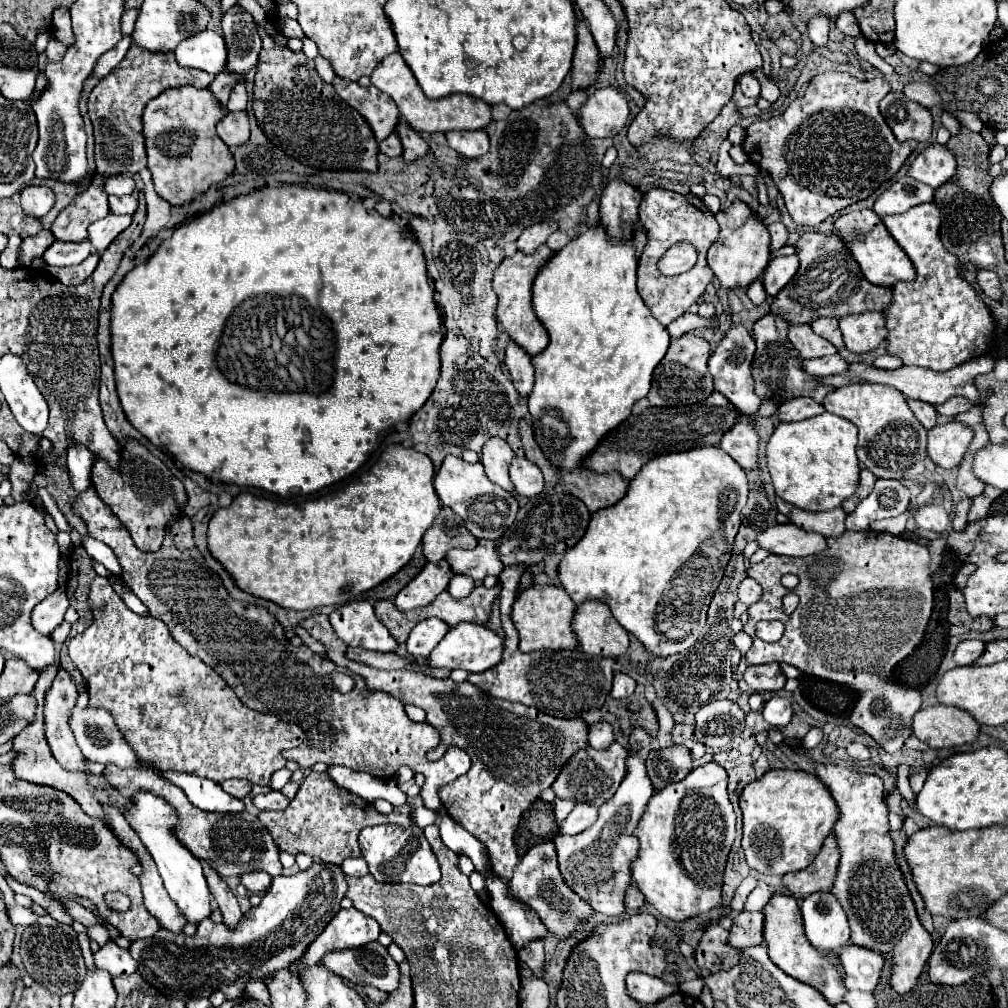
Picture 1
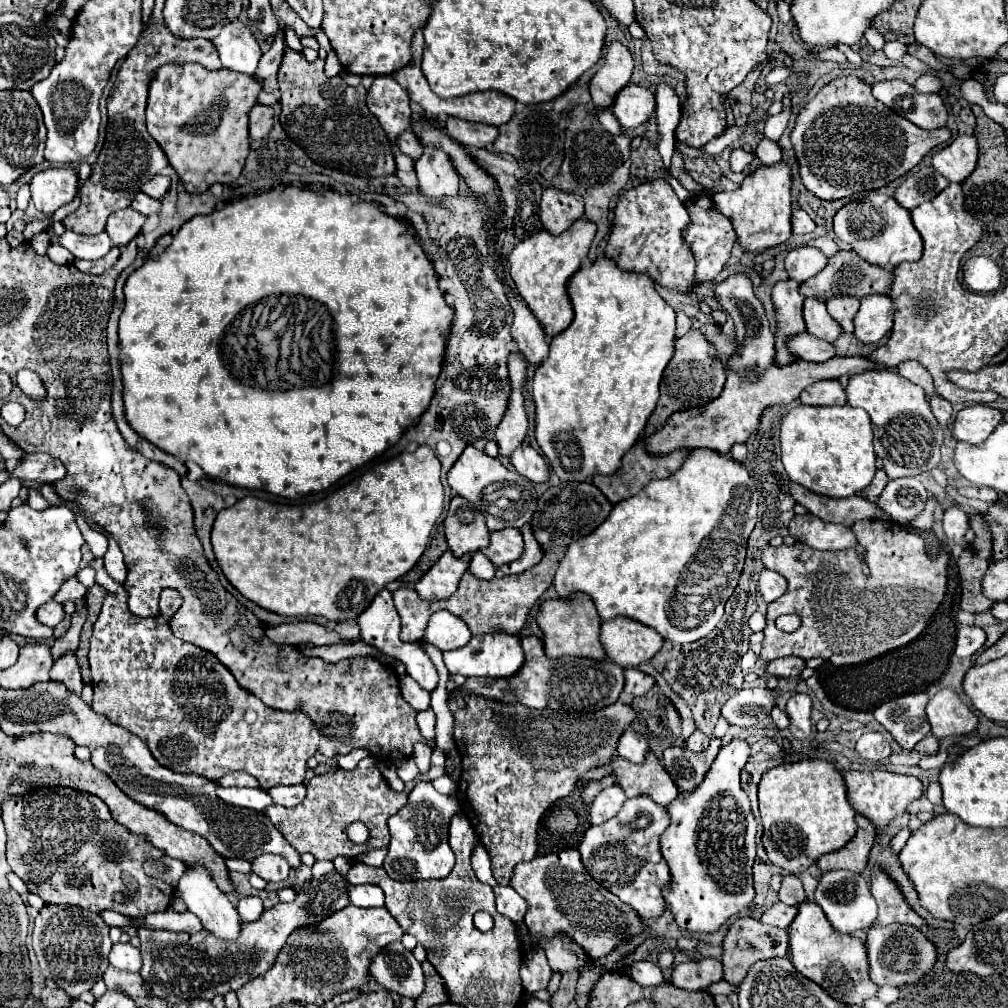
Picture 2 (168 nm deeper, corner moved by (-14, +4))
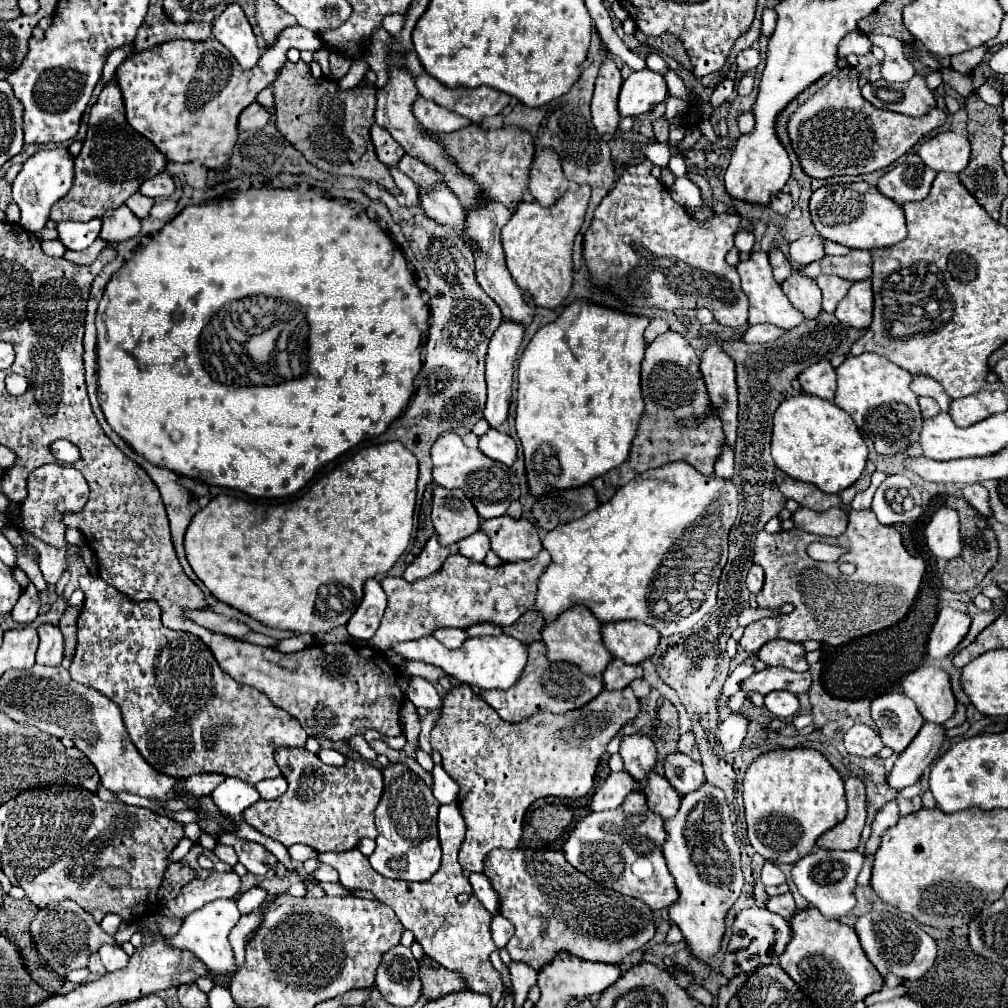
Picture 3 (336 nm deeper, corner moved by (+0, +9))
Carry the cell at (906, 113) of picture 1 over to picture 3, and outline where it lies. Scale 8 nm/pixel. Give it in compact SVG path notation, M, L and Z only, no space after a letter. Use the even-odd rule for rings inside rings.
M916 74L912 80L902 84L886 80L866 82L862 86L862 96L878 108L900 112L906 116L924 116L936 106L936 98L926 86L922 74Z

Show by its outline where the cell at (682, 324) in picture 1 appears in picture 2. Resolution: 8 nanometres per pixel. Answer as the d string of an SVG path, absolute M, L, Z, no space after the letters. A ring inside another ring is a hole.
M682 311L676 313L676 337L682 337L692 327L692 319L686 317Z

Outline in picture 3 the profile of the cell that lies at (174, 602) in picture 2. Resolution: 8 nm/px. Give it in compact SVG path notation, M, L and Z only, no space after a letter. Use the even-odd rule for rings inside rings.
M88 574L80 578L80 588L86 600L78 616L78 646L68 672L72 680L102 692L120 706L132 744L154 770L172 778L216 772L236 776L254 786L260 780L280 776L280 768L274 760L278 748L306 744L308 734L300 722L286 710L274 706L262 692L226 676L210 648L206 648L198 636L162 626L156 600L134 602L102 578L92 578Z

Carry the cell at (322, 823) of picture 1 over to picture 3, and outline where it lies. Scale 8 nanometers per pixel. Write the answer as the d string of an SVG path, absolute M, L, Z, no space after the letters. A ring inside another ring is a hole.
M282 748L276 750L276 764L288 780L288 790L276 800L258 800L254 806L244 810L244 820L256 828L260 834L282 842L286 848L292 844L306 844L316 852L346 852L356 848L360 838L376 838L374 826L374 810L380 802L384 780L382 772L374 768L370 762L350 758L344 766L328 766L316 754L310 754L306 748Z

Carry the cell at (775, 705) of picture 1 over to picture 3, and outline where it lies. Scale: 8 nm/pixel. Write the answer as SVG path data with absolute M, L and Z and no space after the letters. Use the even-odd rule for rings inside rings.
M770 692L764 696L764 706L776 718L788 720L798 714L798 698L792 692Z

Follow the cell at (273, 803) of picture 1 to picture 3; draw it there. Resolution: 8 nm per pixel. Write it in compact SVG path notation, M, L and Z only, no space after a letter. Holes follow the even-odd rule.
M278 776L272 780L262 780L256 784L256 790L260 792L262 800L276 800L278 796L282 796L286 792L286 788L288 788L288 784L286 784L284 776Z

